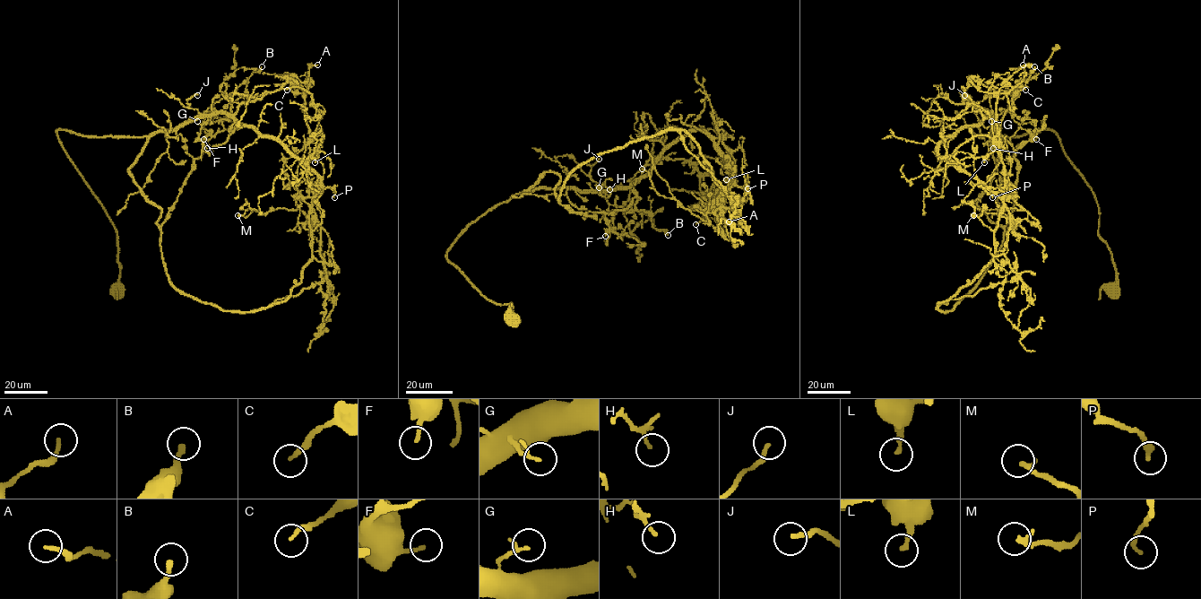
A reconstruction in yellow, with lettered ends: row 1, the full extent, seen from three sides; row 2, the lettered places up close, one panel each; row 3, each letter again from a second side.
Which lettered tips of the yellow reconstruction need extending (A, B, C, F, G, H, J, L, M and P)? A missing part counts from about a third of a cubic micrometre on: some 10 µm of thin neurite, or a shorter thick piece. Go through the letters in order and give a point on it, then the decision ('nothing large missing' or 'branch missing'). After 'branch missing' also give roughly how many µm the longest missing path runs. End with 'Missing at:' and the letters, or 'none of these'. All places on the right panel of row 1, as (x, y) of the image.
A: place (1023, 65); nothing large missing
B: place (1034, 66); nothing large missing
C: place (1025, 90); nothing large missing
F: place (1036, 139); nothing large missing
G: place (991, 121); nothing large missing
H: place (993, 148); nothing large missing
J: place (964, 95); nothing large missing
L: place (984, 162); nothing large missing
M: place (973, 215); nothing large missing
P: place (992, 197); nothing large missing
Missing at: none of these

